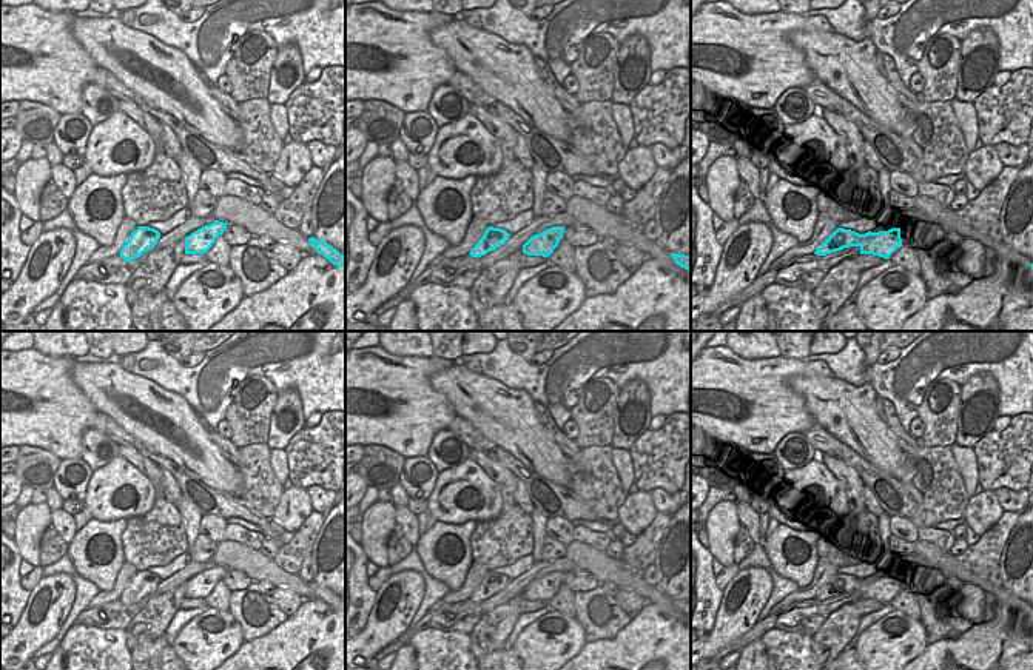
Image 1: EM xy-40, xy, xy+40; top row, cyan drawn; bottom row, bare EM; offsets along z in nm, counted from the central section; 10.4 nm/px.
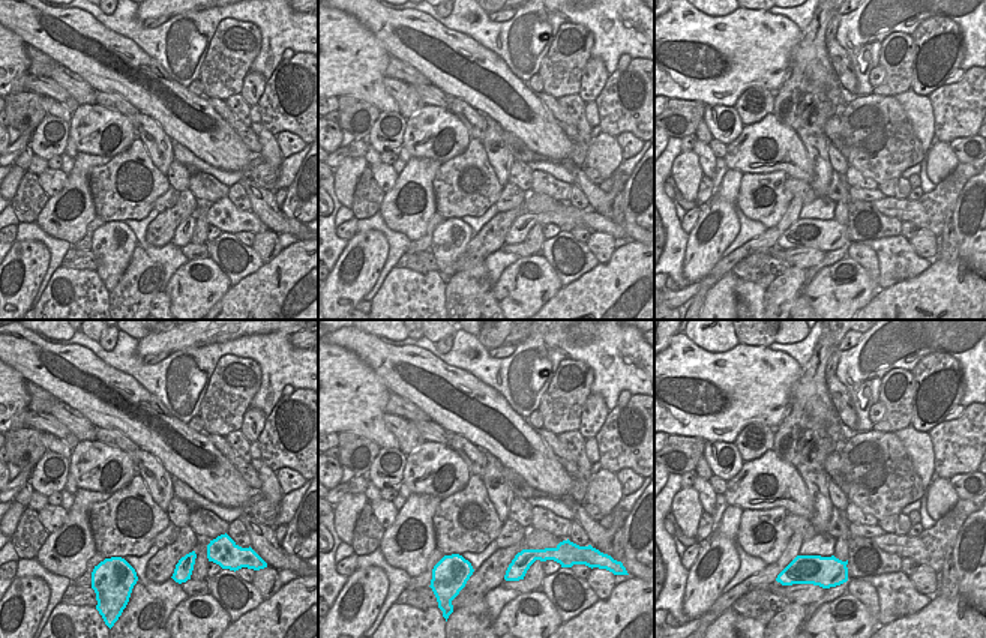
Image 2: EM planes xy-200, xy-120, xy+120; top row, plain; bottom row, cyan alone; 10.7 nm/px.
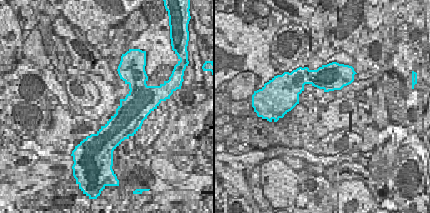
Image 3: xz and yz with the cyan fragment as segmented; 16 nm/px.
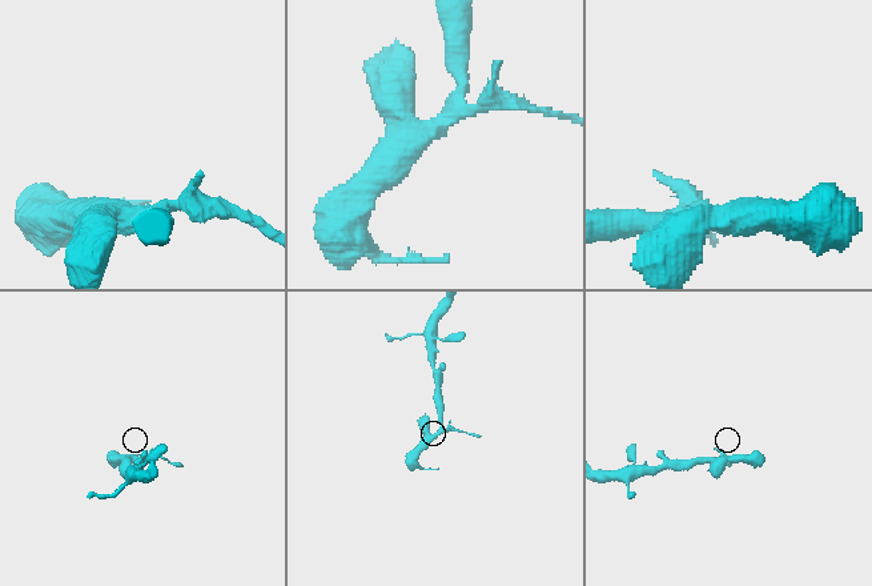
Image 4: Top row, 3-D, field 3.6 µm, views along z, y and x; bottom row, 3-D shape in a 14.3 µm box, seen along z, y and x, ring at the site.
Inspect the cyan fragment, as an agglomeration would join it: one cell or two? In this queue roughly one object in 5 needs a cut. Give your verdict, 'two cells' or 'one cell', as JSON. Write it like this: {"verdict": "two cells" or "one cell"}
{"verdict": "one cell"}

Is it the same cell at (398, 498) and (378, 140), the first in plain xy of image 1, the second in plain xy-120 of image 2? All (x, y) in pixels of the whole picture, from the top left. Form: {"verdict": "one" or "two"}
{"verdict": "two"}

